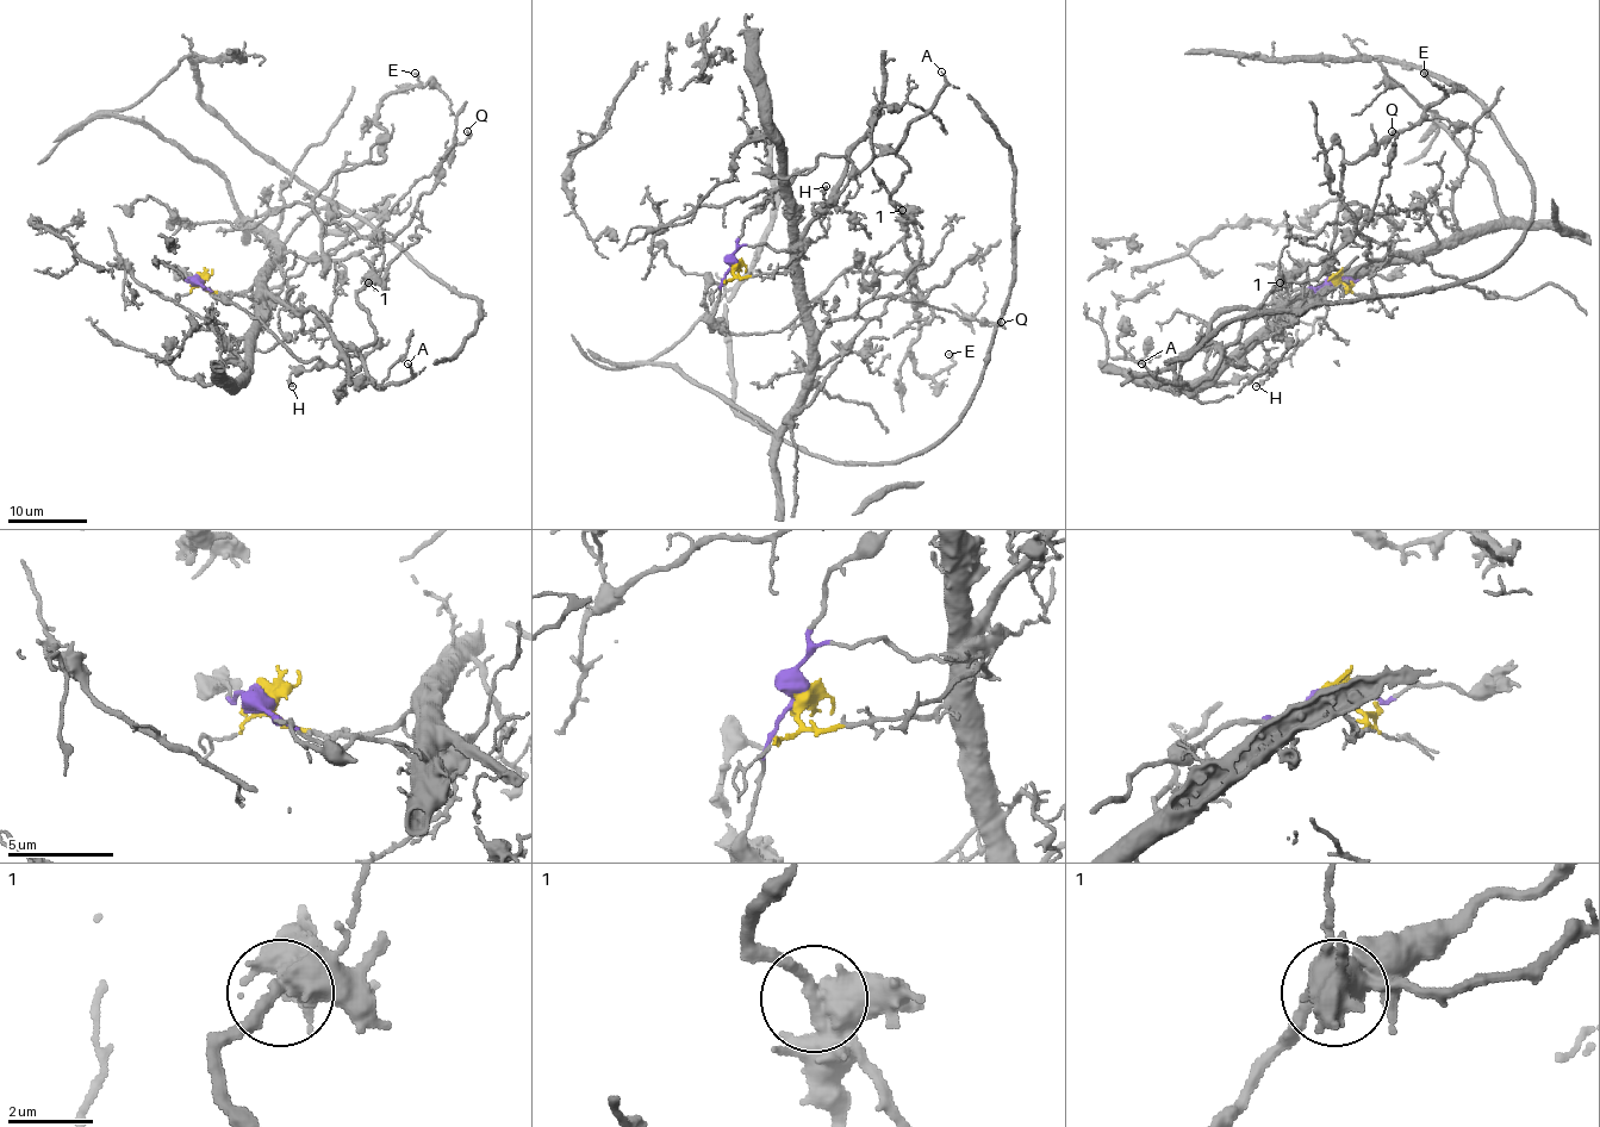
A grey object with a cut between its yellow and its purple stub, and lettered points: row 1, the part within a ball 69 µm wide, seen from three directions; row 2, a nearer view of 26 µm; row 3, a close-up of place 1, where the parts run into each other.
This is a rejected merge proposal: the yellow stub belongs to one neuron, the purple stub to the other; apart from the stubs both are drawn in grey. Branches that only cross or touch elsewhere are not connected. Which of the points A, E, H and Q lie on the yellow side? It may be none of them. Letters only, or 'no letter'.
E

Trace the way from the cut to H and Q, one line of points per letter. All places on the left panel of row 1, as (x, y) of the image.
H: (198, 279), (209, 291), (248, 310), (305, 361), (318, 357), (315, 366), (291, 373), (290, 381), (293, 385)
Q: (198, 279), (297, 357), (327, 366), (356, 355), (374, 340), (356, 294), (380, 253), (377, 228), (467, 130)

